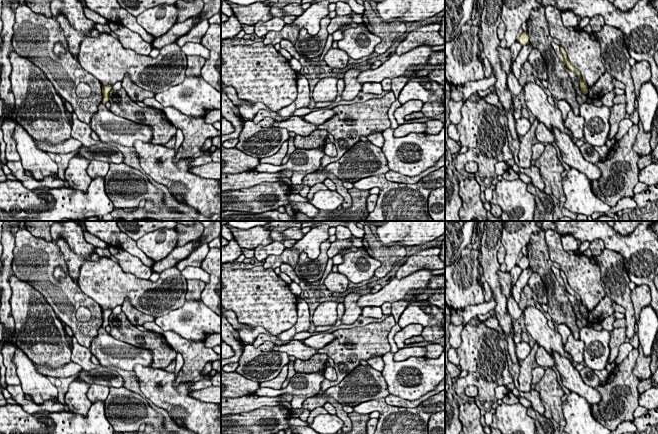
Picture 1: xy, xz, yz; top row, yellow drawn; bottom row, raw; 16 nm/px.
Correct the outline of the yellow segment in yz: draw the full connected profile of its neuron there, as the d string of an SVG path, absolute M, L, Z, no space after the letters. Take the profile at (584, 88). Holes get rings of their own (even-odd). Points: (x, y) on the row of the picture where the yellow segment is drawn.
M560 46L560 52L561 52L561 54L563 55L563 58L564 58L565 64L566 64L566 67L567 67L570 71L574 72L574 73L580 78L579 84L580 84L581 91L582 91L584 94L587 94L587 93L588 93L588 86L587 86L586 82L582 79L580 71L579 71L578 69L576 69L576 68L571 64L571 62L569 61L568 57L567 57L567 53L566 53L565 49L564 49L562 46Z

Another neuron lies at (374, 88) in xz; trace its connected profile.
M371 82L362 84L362 92L380 95L384 91L381 83Z

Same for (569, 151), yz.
M553 128L552 133L555 138L554 144L559 147L560 155L564 163L585 174L590 180L600 179L600 169L595 164L592 164L584 159L581 155L579 147L569 135L561 132L557 128Z

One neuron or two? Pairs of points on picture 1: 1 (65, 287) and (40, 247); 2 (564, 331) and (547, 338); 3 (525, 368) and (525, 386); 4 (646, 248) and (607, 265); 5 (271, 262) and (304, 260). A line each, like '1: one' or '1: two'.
1: one
2: two
3: one
4: two
5: two

